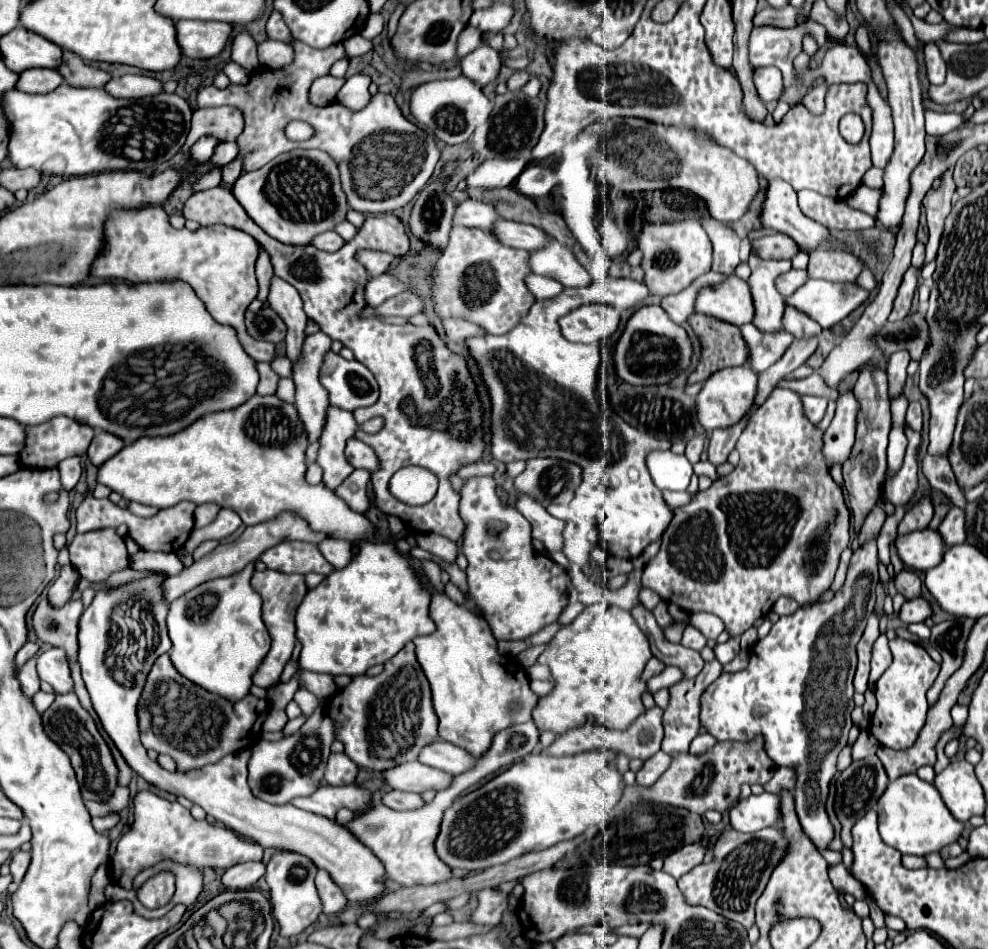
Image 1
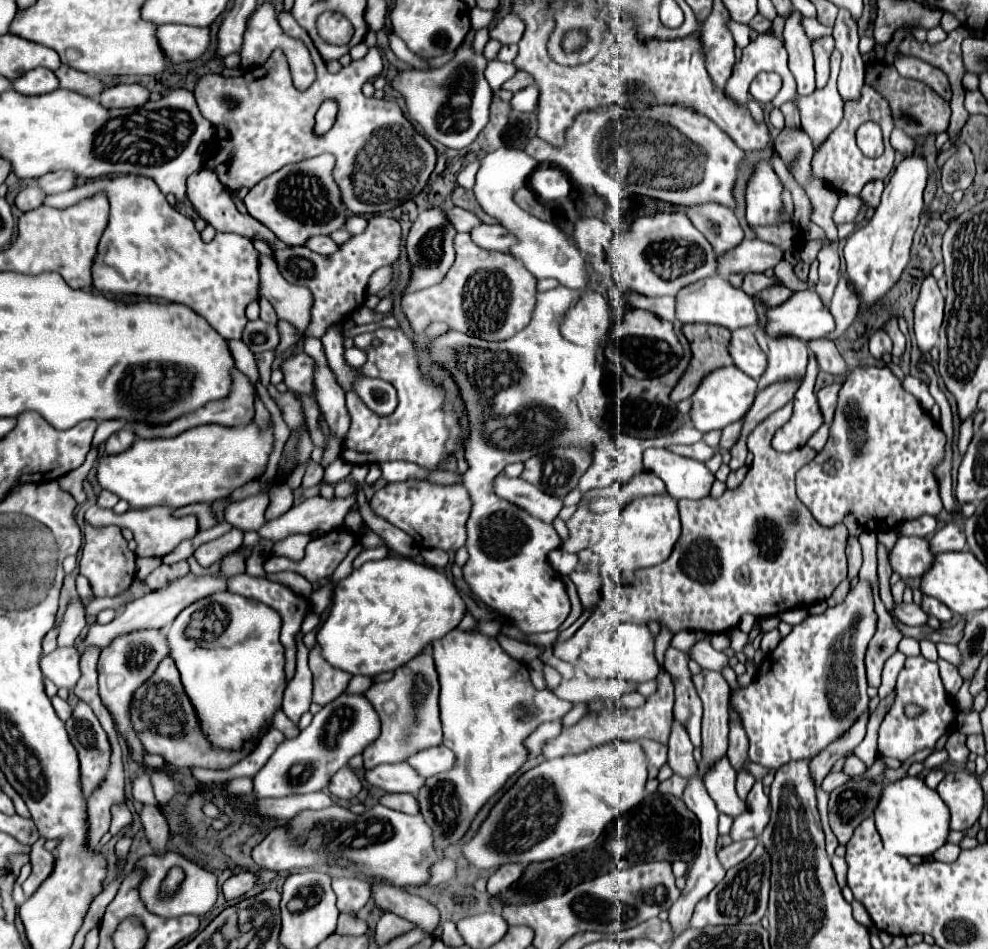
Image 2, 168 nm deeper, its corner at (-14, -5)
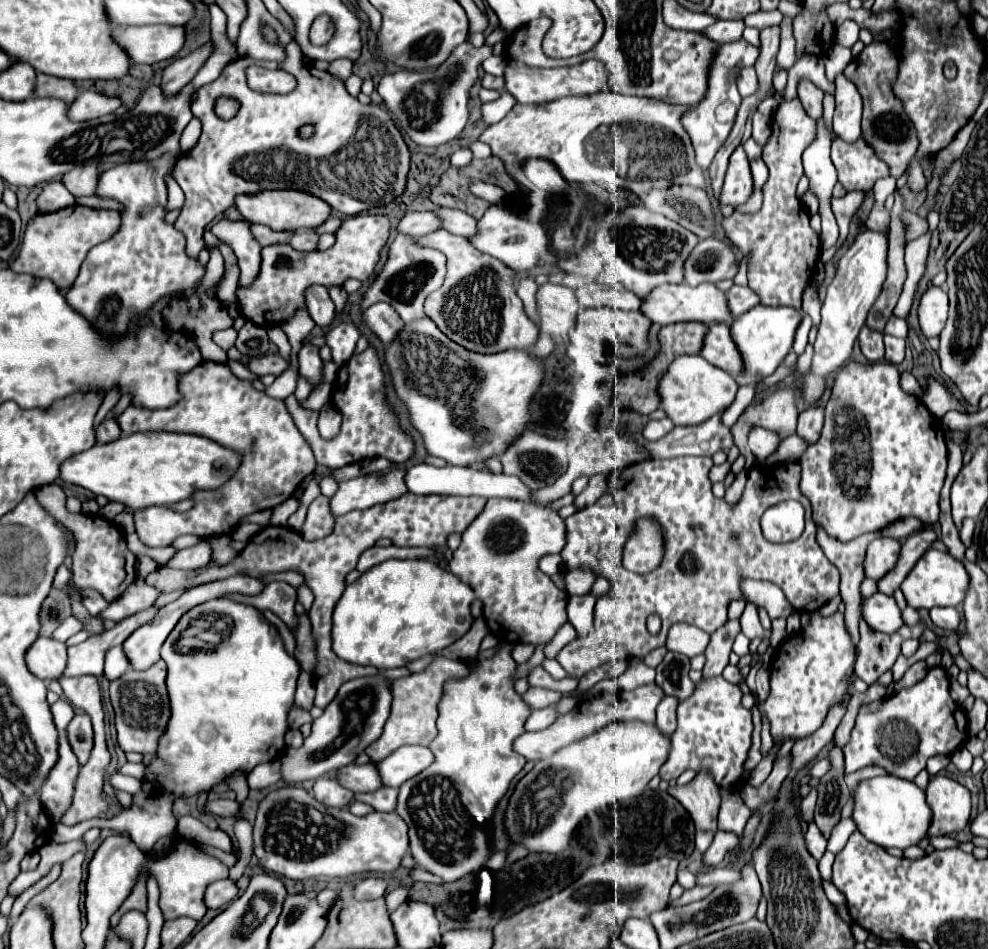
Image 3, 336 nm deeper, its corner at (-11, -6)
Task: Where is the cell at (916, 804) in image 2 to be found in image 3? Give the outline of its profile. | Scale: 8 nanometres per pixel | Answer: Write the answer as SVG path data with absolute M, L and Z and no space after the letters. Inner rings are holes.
M875 776L861 780L853 792L853 814L857 830L877 846L883 848L909 848L927 836L931 824L931 810L925 802L925 792L909 780L899 780L895 776Z

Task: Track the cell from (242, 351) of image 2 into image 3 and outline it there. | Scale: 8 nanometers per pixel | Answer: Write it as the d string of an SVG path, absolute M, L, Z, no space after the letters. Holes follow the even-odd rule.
M233 328L217 330L217 332L213 332L213 342L215 342L215 344L219 344L223 350L227 350L229 346L233 346L233 344L235 344L235 336L237 336L237 332L235 332Z

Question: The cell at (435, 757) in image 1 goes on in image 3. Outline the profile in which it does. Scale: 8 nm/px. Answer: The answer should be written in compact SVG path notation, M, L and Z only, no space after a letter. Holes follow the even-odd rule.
M403 746L385 760L373 762L379 772L381 784L399 788L405 780L417 776L433 762L433 752L425 746Z

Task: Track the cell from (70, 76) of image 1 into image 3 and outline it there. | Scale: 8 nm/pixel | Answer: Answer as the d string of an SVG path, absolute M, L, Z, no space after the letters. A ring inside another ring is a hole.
M37 74L35 96L37 98L59 98L59 100L71 104L71 100L75 100L75 96L77 96L77 88L73 86L71 80Z

